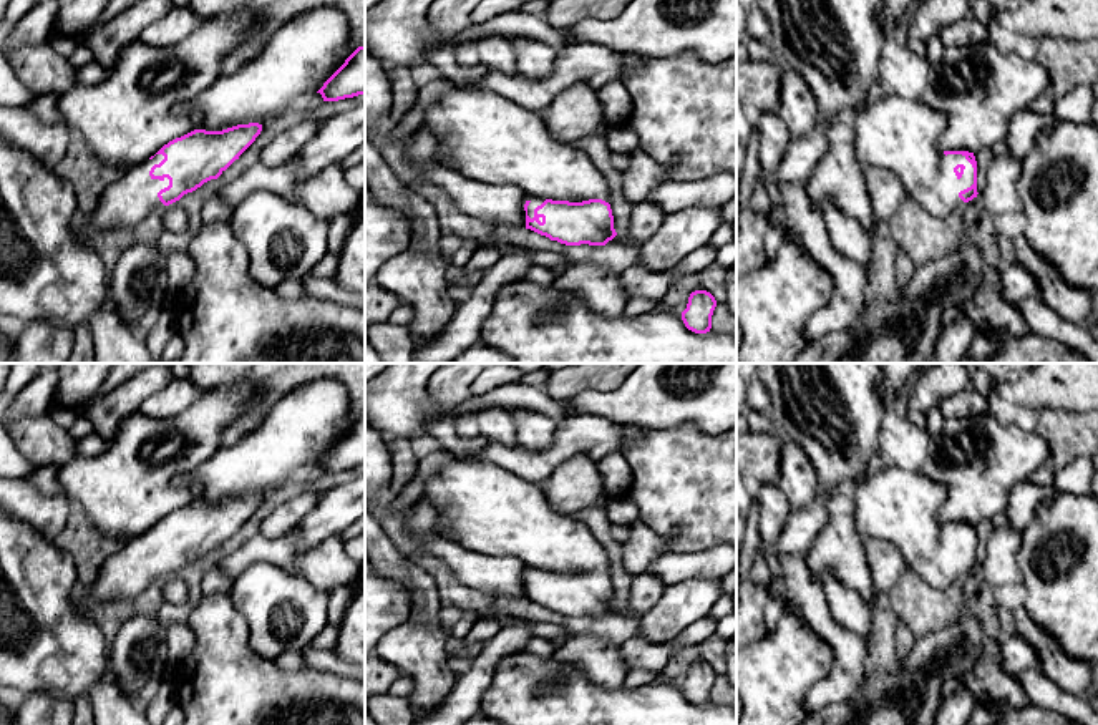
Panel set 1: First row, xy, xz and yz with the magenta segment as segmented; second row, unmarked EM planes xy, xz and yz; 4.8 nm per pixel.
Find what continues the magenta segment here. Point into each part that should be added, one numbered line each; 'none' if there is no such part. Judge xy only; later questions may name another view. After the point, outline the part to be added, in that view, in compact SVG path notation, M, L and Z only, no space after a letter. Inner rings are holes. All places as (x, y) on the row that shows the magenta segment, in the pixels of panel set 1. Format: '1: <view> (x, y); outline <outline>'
1: xy (133, 198); outline M156 154L129 168L114 184L108 186L93 214L83 224L76 224L78 239L86 242L91 236L111 227L133 227L166 207L158 192L169 186L169 179L159 181L149 176L151 168L163 159L163 154Z

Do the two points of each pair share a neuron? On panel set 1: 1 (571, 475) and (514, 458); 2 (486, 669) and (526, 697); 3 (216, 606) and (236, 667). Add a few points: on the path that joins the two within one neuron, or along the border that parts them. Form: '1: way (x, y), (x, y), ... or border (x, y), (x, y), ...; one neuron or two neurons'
1: border (594, 460), (574, 455), (563, 462), (541, 485); two neurons
2: border (521, 651), (498, 664), (480, 707); two neurons
3: way (216, 621), (223, 634), (223, 652); one neuron

